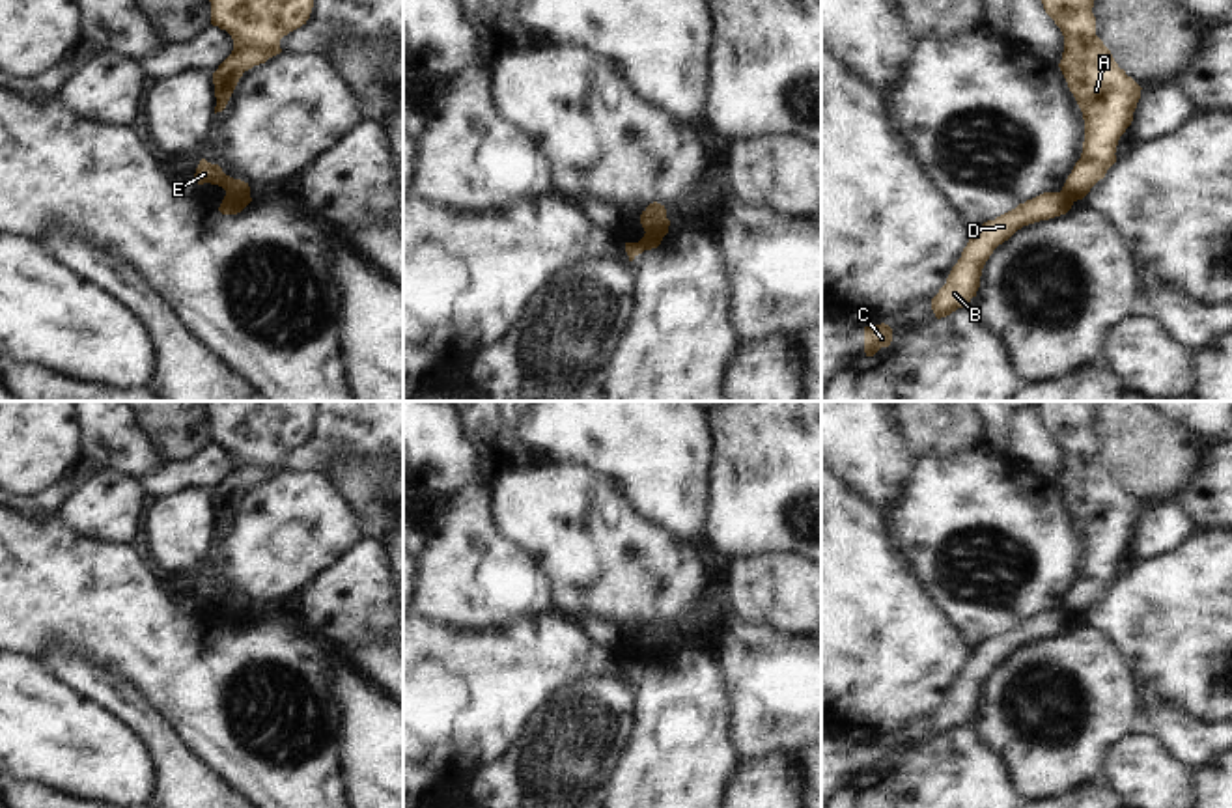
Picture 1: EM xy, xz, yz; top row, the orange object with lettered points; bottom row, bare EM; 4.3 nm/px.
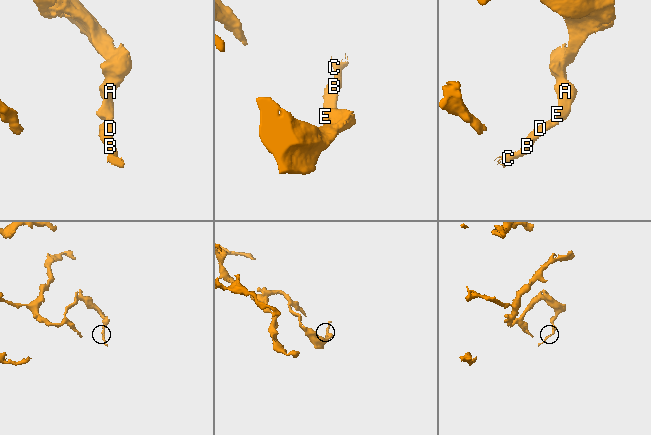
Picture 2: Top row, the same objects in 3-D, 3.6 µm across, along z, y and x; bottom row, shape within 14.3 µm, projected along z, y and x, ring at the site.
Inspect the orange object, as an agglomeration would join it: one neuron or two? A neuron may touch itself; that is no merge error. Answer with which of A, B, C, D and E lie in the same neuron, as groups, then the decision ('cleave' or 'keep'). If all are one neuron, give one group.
A E / B C D | cleave

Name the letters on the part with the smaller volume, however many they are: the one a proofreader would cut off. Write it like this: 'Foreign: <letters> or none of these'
Foreign: B, C, D

